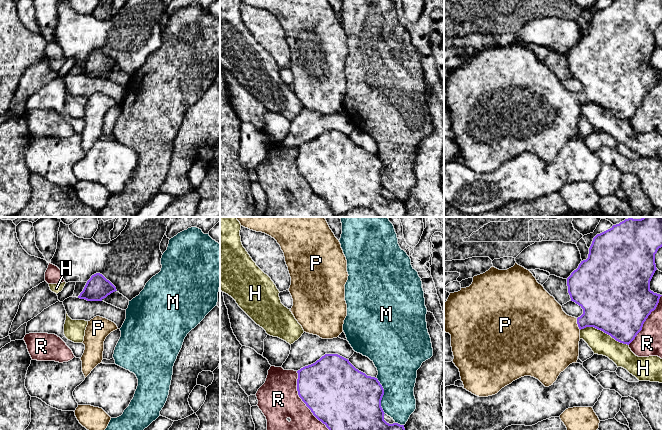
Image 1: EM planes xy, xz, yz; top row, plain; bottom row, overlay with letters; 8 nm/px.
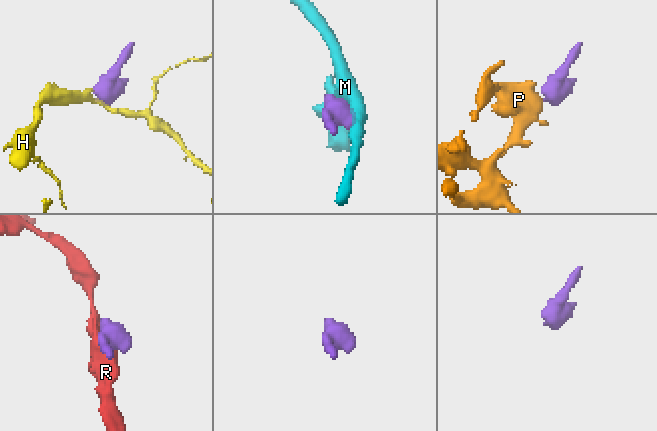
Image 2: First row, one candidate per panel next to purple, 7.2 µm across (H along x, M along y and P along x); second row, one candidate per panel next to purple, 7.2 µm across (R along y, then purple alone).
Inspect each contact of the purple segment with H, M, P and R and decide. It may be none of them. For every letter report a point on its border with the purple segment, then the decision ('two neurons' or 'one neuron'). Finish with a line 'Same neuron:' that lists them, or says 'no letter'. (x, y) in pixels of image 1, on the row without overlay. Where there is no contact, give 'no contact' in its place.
H: yz (604, 108) | two neurons
M: xz (382, 172) | two neurons
P: yz (577, 99) | one neuron
R: xz (306, 181) | two neurons
Same neuron: P

